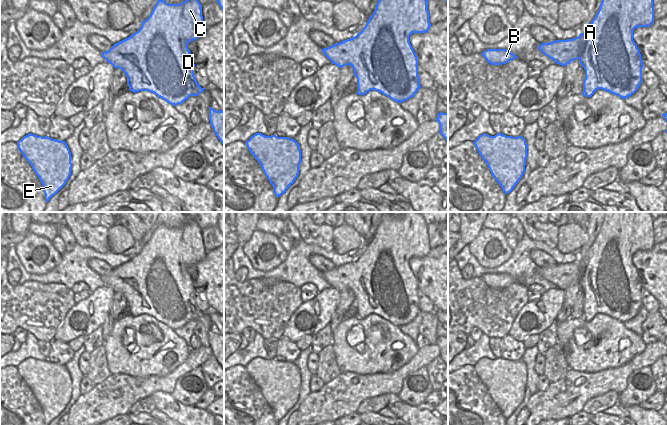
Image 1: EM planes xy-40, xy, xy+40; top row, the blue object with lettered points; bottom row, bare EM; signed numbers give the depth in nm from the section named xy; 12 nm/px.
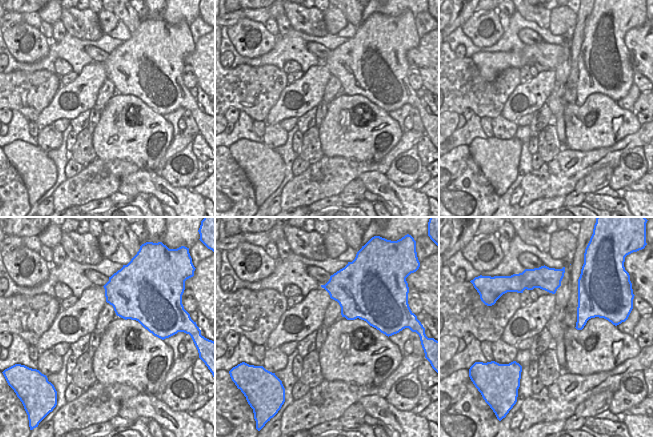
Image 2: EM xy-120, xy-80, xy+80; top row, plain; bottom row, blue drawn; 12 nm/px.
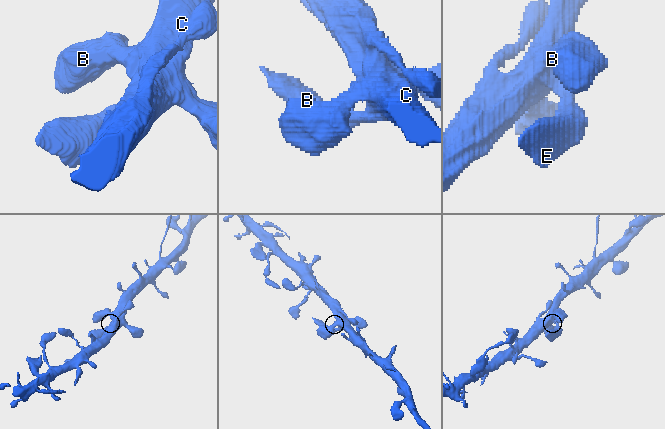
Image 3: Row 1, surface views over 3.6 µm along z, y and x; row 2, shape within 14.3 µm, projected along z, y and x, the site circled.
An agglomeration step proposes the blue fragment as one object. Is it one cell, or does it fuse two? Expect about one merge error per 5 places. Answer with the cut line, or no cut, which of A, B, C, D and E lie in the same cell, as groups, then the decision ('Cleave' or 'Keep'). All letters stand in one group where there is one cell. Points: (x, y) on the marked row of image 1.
No split. Groups: A B C D E. Keep.

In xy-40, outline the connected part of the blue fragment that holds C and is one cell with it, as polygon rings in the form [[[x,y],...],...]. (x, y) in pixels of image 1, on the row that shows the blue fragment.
[[[158,0],[137,32],[101,54],[114,68],[119,68],[126,74],[130,91],[152,92],[175,106],[190,96],[198,96],[206,89],[201,88],[195,79],[195,64],[187,47],[190,41],[202,37],[205,32],[202,5],[198,0],[185,0],[179,4]]]

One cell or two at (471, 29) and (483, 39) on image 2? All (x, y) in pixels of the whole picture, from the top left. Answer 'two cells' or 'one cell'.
one cell

